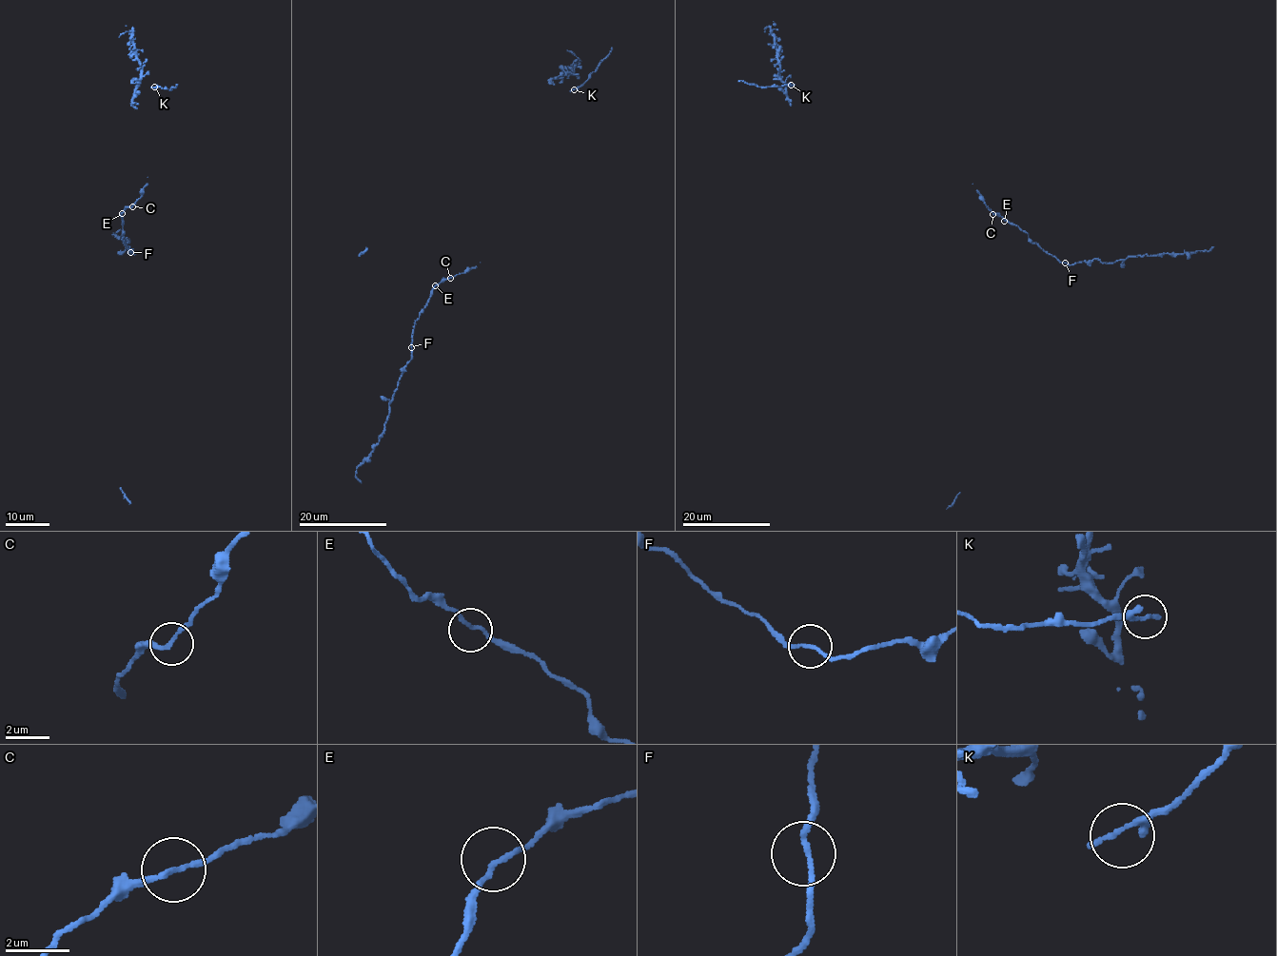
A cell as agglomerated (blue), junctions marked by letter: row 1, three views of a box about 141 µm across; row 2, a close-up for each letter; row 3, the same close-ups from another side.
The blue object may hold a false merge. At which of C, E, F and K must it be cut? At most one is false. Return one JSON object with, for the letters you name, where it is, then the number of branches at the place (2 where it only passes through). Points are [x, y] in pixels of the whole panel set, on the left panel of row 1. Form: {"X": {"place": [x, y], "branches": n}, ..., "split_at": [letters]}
{"split_at": []}

